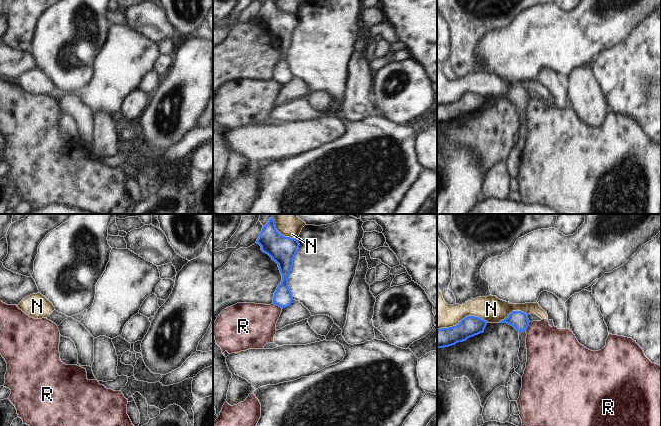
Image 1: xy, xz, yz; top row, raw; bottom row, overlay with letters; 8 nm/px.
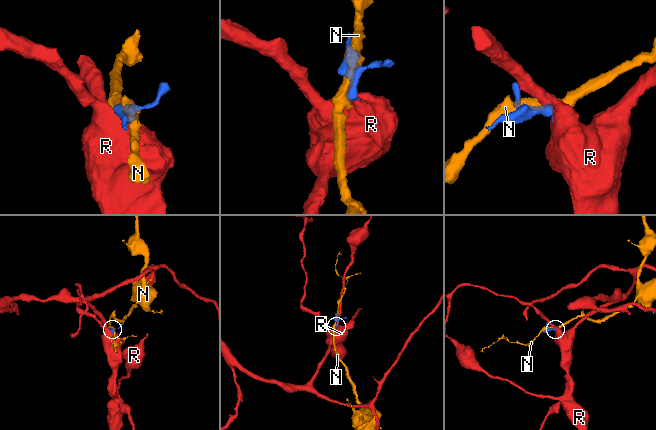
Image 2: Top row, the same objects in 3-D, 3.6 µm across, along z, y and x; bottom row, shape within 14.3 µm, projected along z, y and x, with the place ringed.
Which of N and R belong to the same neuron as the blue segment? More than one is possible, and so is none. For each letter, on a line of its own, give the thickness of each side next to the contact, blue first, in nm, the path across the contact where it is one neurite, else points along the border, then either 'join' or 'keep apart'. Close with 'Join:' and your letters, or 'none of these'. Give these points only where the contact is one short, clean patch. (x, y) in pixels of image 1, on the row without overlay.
N: 160 nm thick on the blue side, 240 nm on the other; keep apart
R: 150 nm thick on the blue side, 360 nm on the other; border along xz (273, 79), (281, 84); keep apart
Join: none of these

